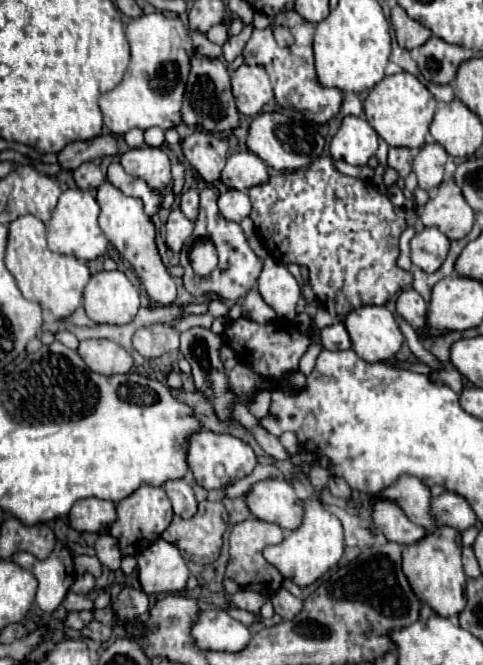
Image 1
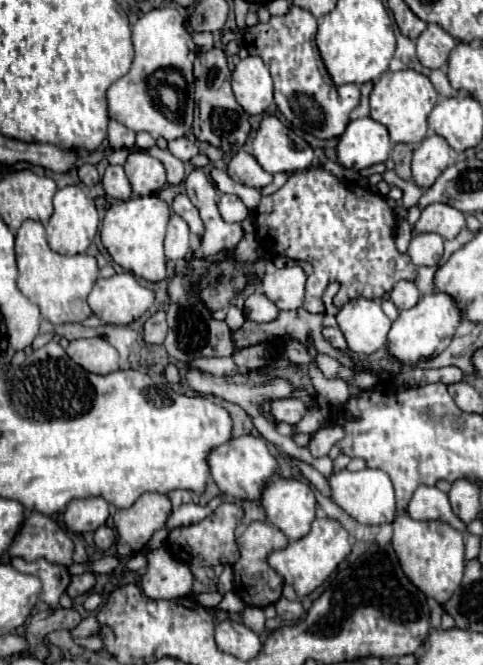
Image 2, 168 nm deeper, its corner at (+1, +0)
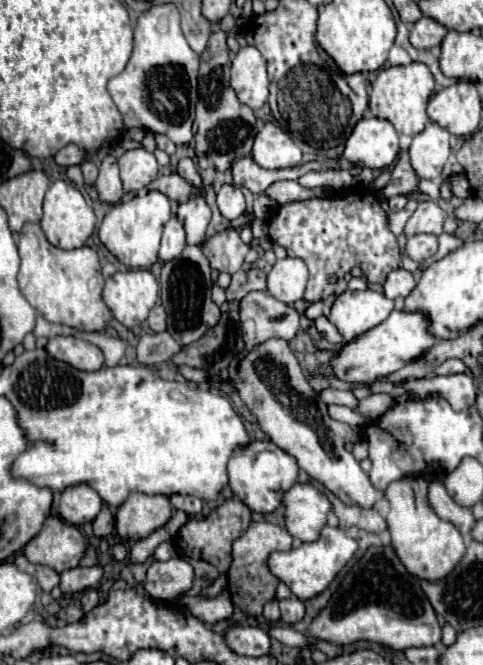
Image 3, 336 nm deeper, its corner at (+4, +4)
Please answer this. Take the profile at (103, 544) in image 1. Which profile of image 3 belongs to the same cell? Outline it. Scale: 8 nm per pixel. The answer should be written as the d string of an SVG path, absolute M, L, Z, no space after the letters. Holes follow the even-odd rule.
M104 505L98 517L94 519L94 535L96 537L108 537L114 531L114 515L112 511Z

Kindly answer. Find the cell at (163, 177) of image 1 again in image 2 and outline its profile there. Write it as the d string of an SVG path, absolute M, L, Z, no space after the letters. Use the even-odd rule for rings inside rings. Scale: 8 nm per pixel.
M131 153L125 161L125 173L133 195L149 195L165 185L165 167L147 153Z

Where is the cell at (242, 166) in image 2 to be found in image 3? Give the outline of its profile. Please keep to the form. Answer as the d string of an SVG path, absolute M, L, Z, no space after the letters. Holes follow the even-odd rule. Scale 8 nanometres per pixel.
M248 155L242 159L236 159L232 163L232 175L234 175L234 185L236 187L246 187L254 195L260 195L272 181L276 179L298 180L298 177L306 174L307 171L325 171L338 168L338 161L328 159L324 162L311 161L294 168L268 170L256 165L256 161Z

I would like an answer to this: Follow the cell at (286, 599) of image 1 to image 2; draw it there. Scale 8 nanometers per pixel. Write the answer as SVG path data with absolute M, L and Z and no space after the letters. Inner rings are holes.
M281 597L277 603L275 603L275 609L277 609L277 615L285 621L297 621L303 617L303 605L299 601L289 601L285 597Z

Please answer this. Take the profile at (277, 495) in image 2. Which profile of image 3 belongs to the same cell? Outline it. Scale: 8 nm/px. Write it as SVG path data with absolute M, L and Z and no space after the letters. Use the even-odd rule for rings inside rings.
M294 483L282 495L286 529L300 541L316 541L330 513L328 497L310 483Z

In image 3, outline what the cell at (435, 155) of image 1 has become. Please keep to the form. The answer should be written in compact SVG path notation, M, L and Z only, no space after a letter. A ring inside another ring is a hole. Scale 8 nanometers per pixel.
M428 123L422 133L412 139L410 163L420 179L440 177L450 157L450 133L436 123Z

